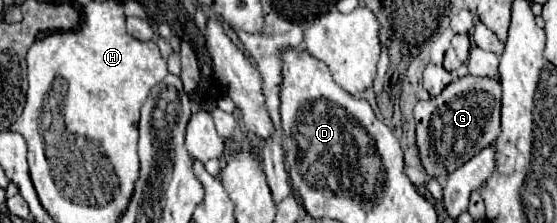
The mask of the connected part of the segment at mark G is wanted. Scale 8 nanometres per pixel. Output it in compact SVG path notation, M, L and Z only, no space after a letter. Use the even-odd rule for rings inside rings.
M464 76L448 84L438 96L420 100L414 108L416 144L420 162L430 178L452 174L464 162L474 158L482 148L500 134L500 82L498 78Z

